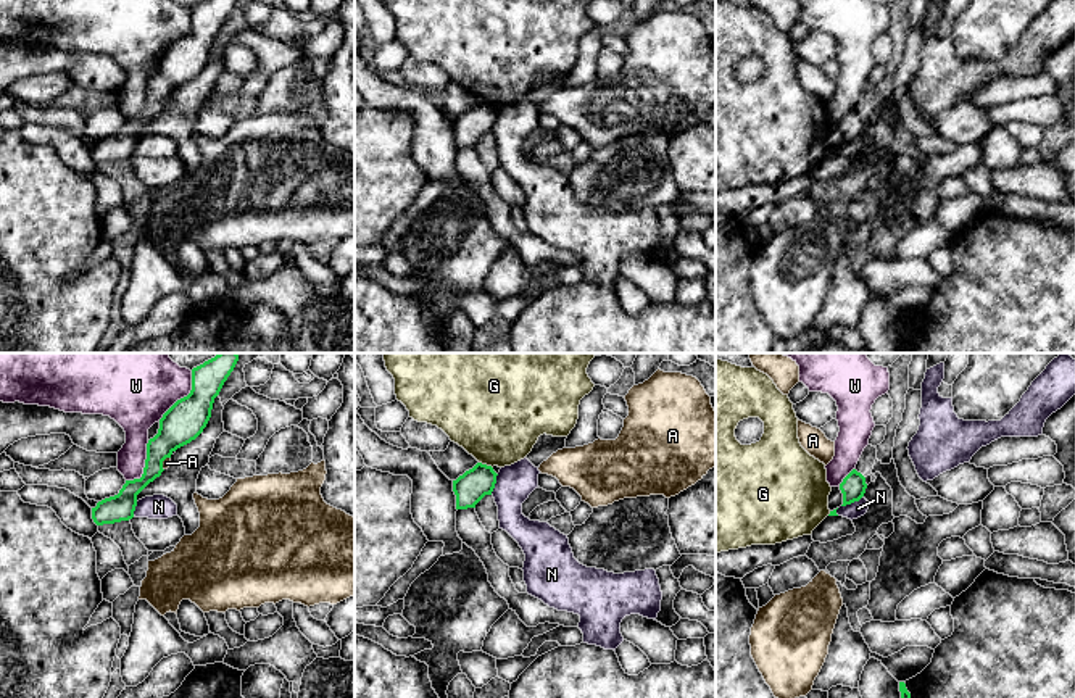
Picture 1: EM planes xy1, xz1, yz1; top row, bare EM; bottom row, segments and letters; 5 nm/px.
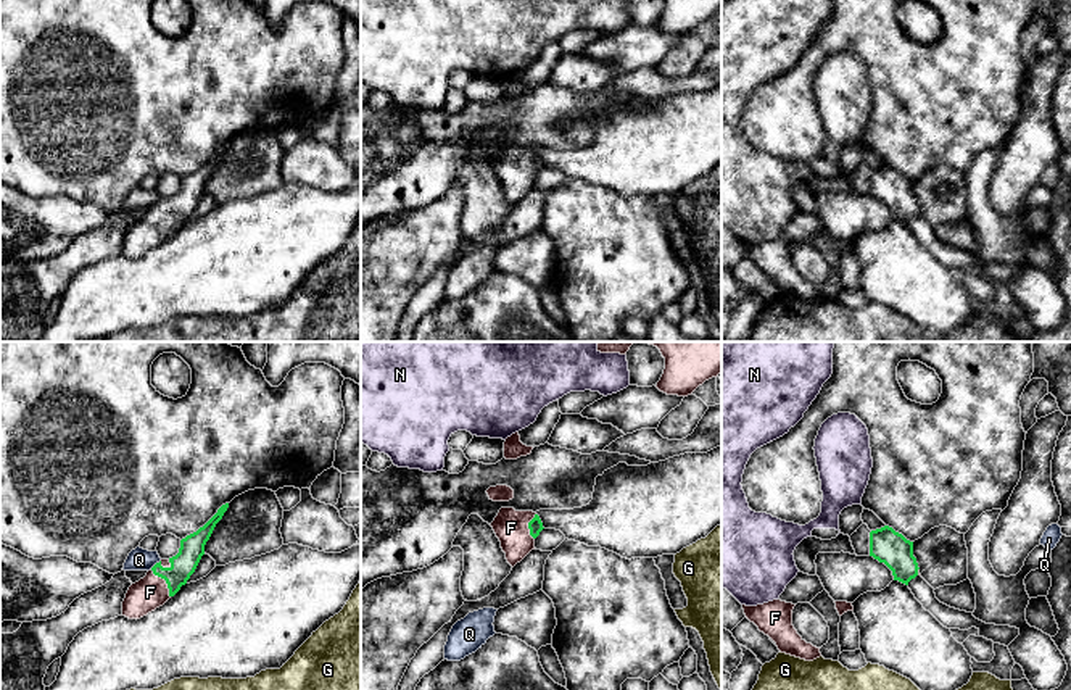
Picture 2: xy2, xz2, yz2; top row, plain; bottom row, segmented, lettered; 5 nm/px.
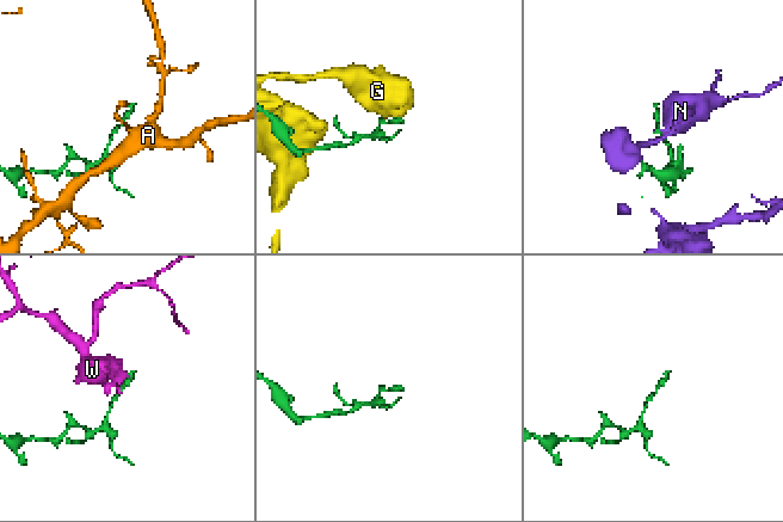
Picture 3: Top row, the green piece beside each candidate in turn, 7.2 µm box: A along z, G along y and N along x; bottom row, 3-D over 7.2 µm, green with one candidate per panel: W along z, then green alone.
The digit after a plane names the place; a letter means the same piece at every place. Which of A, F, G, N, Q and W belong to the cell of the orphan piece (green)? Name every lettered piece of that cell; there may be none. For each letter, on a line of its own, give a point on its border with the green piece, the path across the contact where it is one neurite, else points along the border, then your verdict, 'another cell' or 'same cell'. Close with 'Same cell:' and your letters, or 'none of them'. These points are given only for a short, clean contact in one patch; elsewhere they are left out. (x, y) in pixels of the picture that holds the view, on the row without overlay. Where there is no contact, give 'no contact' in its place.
A: xy1 (161, 102) | another cell
F: xy2 (166, 221) | across xy2 (192, 186), (187, 199), (166, 221), (150, 231) | same cell
G: xz1 (485, 103) | another cell
N: yz1 (851, 141) | along yz1 (863, 134), (842, 145) | another cell
Q: xy2 (157, 202) | along xy2 (160, 199), (150, 207) | another cell
W: xy1 (184, 36) | another cell
Same cell: F

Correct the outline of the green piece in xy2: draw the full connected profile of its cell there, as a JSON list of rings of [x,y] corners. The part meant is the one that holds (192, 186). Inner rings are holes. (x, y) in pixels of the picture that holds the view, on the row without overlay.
[[[229,142],[222,143],[203,166],[180,179],[176,195],[161,198],[143,218],[129,226],[122,240],[122,255],[140,258],[163,245],[187,222],[205,193],[206,181],[227,147]]]

